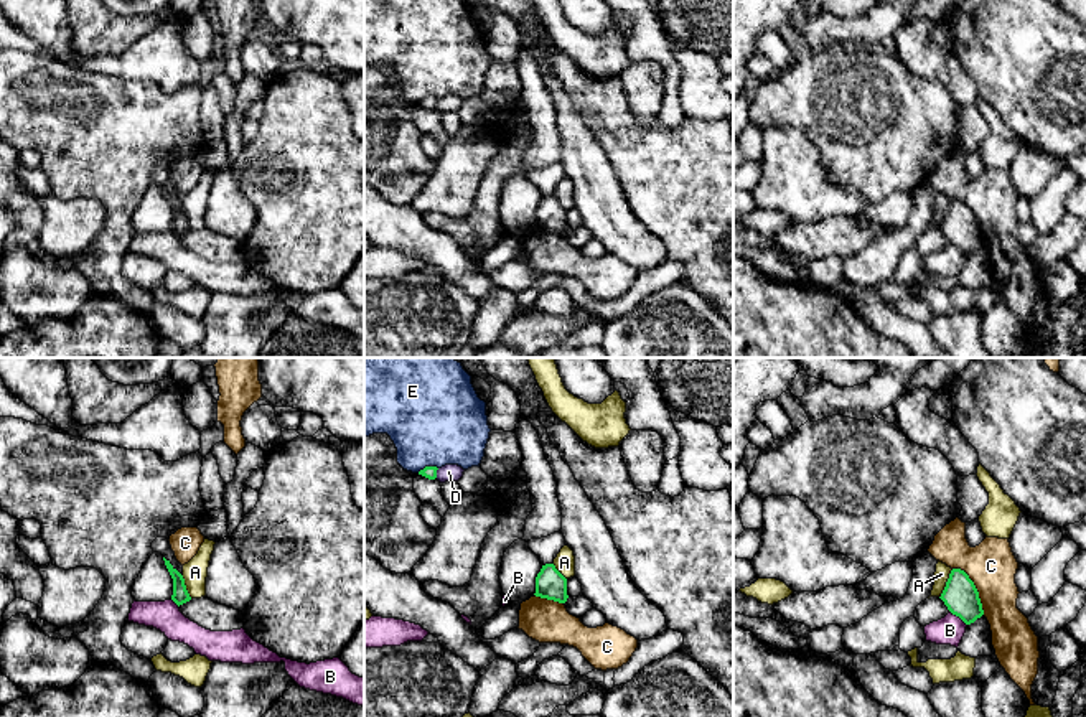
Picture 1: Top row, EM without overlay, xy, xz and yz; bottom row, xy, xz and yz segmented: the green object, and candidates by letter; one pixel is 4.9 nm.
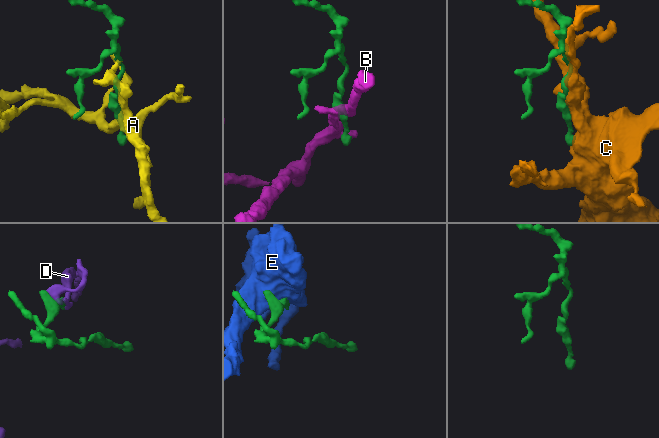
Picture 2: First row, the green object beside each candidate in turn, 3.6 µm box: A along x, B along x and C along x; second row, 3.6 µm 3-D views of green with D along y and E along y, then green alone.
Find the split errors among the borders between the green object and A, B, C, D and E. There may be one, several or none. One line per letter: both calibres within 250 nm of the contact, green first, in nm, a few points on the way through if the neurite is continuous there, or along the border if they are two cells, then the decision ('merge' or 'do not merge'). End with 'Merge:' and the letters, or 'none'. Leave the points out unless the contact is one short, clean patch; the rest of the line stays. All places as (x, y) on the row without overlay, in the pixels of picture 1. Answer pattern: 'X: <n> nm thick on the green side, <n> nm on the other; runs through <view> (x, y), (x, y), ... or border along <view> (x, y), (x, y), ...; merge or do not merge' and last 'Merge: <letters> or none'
A: 170 nm thick on the green side, 70 nm on the other; border along yz (953, 200), (940, 228); do not merge
B: 170 nm thick on the green side, 140 nm on the other; border along yz (950, 241), (966, 256); do not merge
C: 170 nm thick on the green side, 240 nm on the other; do not merge
D: 60 nm thick on the green side, 80 nm on the other; do not merge
E: 60 nm thick on the green side, 460 nm on the other; do not merge
Merge: none

